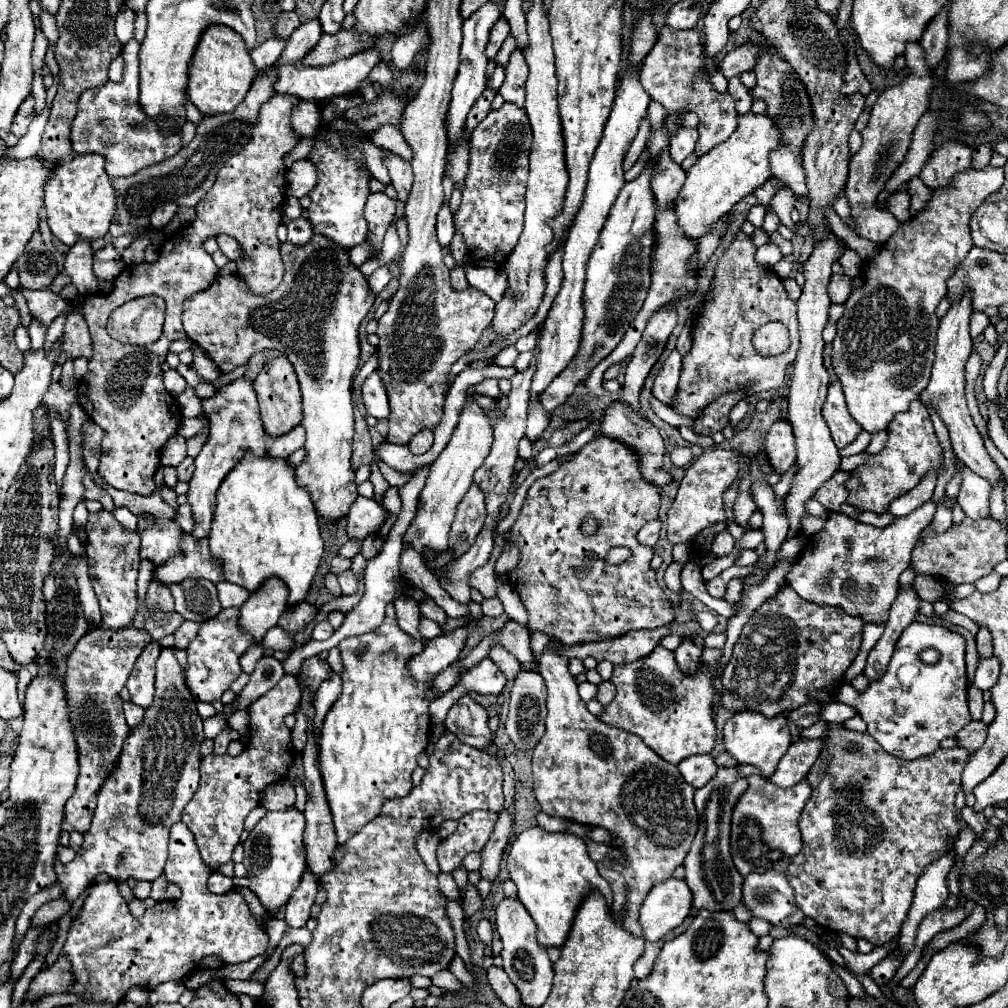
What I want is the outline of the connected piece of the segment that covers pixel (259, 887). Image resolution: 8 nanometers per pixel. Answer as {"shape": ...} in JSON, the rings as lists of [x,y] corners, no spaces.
{"shape":[[[286,810],[286,812],[268,812],[268,816],[262,818],[250,832],[250,836],[242,842],[246,852],[244,866],[248,868],[246,878],[250,880],[248,888],[258,896],[258,900],[270,914],[286,906],[292,892],[302,880],[302,874],[306,870],[302,836],[304,836],[304,814],[296,810]]]}

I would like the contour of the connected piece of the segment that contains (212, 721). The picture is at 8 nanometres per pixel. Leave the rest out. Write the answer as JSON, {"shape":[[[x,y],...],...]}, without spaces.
{"shape":[[[212,716],[208,720],[204,720],[204,736],[206,738],[216,738],[220,728],[224,728],[224,720],[218,716]]]}

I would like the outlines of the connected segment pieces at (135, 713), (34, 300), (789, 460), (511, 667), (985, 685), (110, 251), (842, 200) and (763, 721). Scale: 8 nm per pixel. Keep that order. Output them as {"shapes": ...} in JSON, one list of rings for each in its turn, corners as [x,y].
{"shapes":[[[[124,702],[124,716],[126,716],[128,726],[130,728],[136,728],[144,720],[144,710],[142,708],[136,708],[132,702]]],[[[22,286],[16,288],[28,302],[30,314],[34,320],[38,320],[44,328],[48,328],[52,324],[52,320],[60,314],[70,314],[74,310],[72,302],[62,300],[58,294],[54,294],[50,288],[42,288],[42,290],[26,290]]],[[[777,420],[766,435],[766,450],[770,464],[778,474],[792,468],[796,460],[793,429],[788,420]]],[[[494,644],[494,646],[490,648],[490,654],[488,654],[488,656],[500,666],[500,670],[504,670],[504,674],[508,676],[510,682],[514,680],[514,676],[518,676],[522,664],[520,664],[518,658],[516,658],[514,654],[510,654],[502,644]]],[[[996,656],[980,660],[974,676],[974,686],[980,690],[990,690],[996,684],[998,674],[1000,674],[1000,660]]],[[[110,234],[106,236],[106,246],[104,246],[102,250],[98,250],[98,252],[94,254],[94,258],[96,258],[96,260],[118,260],[118,258],[120,258],[120,254],[118,254],[116,248],[114,248],[114,242],[112,242],[112,236],[110,236]]],[[[844,190],[836,196],[836,200],[834,200],[834,204],[832,204],[832,208],[836,210],[836,214],[852,228],[852,220],[850,220],[850,206],[848,206],[848,200],[846,200],[846,196],[844,196]]],[[[736,712],[724,726],[724,746],[730,756],[736,758],[738,764],[752,764],[762,770],[762,774],[768,778],[776,770],[776,764],[784,756],[784,752],[790,748],[792,738],[788,730],[788,720],[782,714],[776,714],[774,718],[766,718],[760,712]]]]}

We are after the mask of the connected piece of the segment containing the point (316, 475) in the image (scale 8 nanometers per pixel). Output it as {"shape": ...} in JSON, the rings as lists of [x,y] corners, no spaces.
{"shape":[[[312,236],[312,240],[308,240],[304,246],[294,246],[294,244],[288,244],[288,242],[282,242],[280,244],[280,254],[282,254],[282,262],[284,262],[284,280],[280,282],[280,286],[276,290],[272,290],[270,294],[252,294],[248,284],[238,276],[238,274],[228,274],[228,276],[216,276],[216,280],[212,282],[210,288],[202,290],[202,292],[196,292],[192,296],[188,296],[184,300],[184,308],[182,308],[182,326],[184,326],[184,332],[186,336],[198,344],[212,360],[214,364],[218,366],[220,372],[230,372],[234,370],[236,366],[240,364],[246,364],[256,352],[262,352],[262,350],[278,350],[282,354],[288,356],[288,360],[292,362],[296,374],[298,374],[298,380],[300,380],[300,388],[302,388],[302,400],[304,400],[304,422],[302,426],[306,428],[306,458],[304,462],[296,468],[296,482],[300,484],[300,488],[306,488],[310,492],[310,498],[314,502],[314,508],[316,508],[316,514],[320,516],[320,520],[324,522],[336,522],[340,518],[344,518],[352,506],[352,500],[356,500],[356,480],[354,480],[354,470],[350,466],[350,452],[352,452],[352,436],[354,436],[354,406],[352,406],[352,374],[354,370],[358,368],[358,356],[360,356],[360,346],[358,346],[358,326],[360,322],[366,318],[366,314],[372,310],[372,304],[374,304],[374,294],[370,292],[368,288],[368,282],[366,278],[358,272],[358,268],[352,268],[348,266],[348,252],[340,252],[340,248],[336,248],[332,242],[324,240],[322,236]]]}

